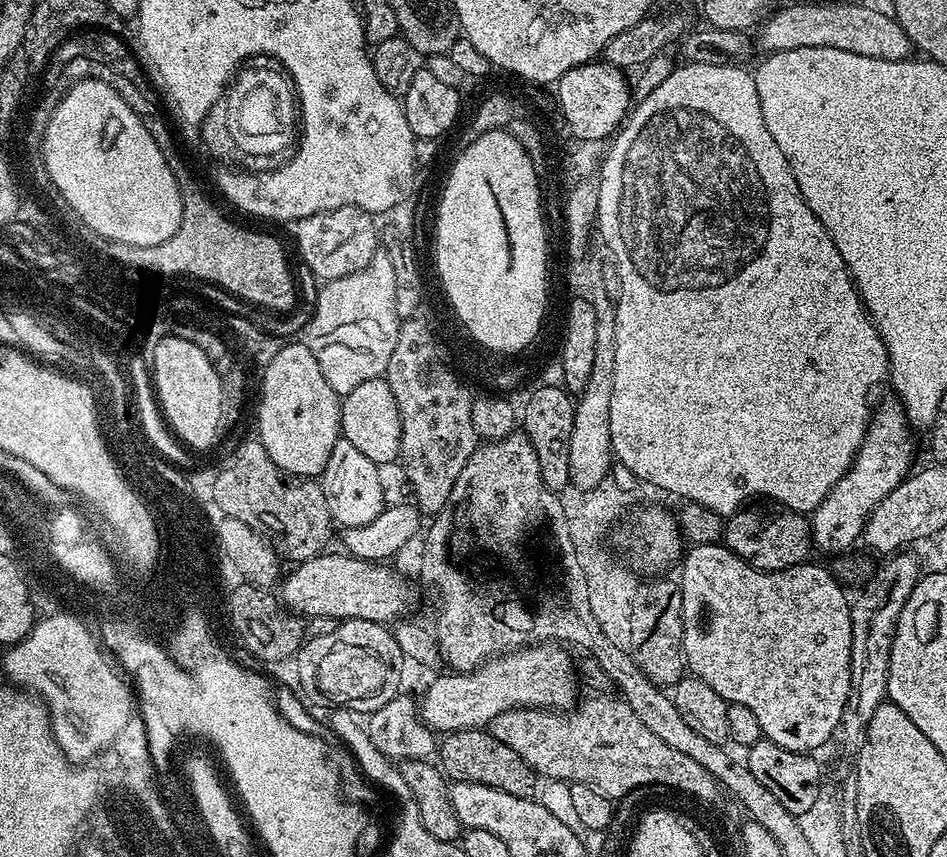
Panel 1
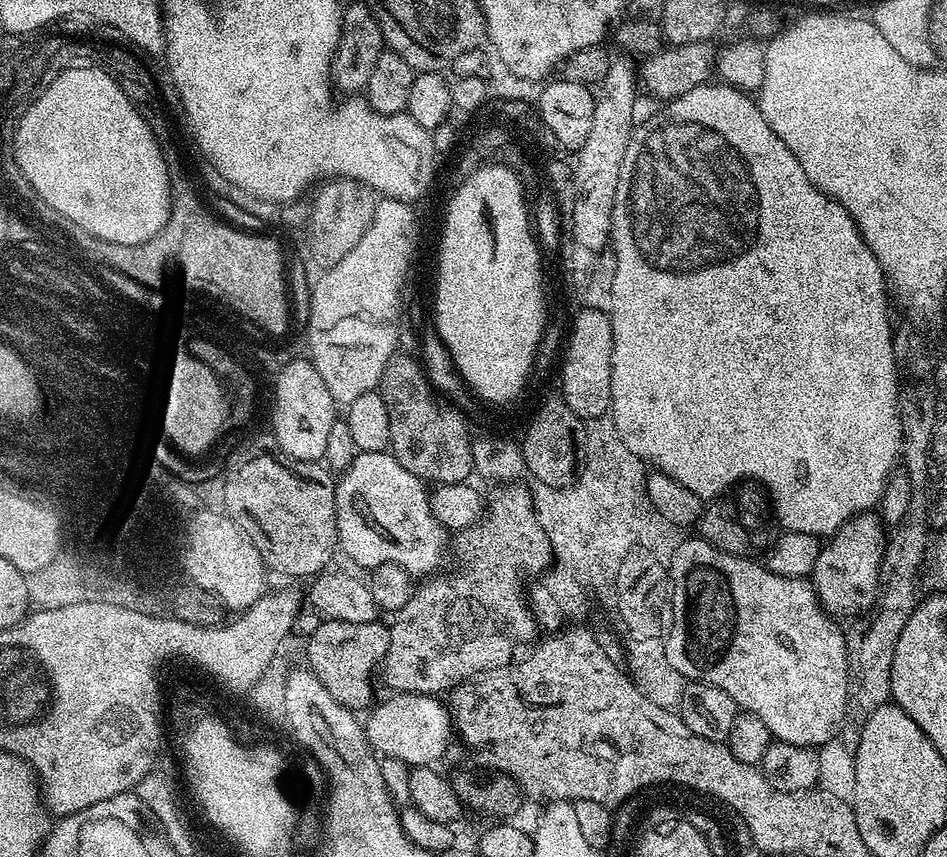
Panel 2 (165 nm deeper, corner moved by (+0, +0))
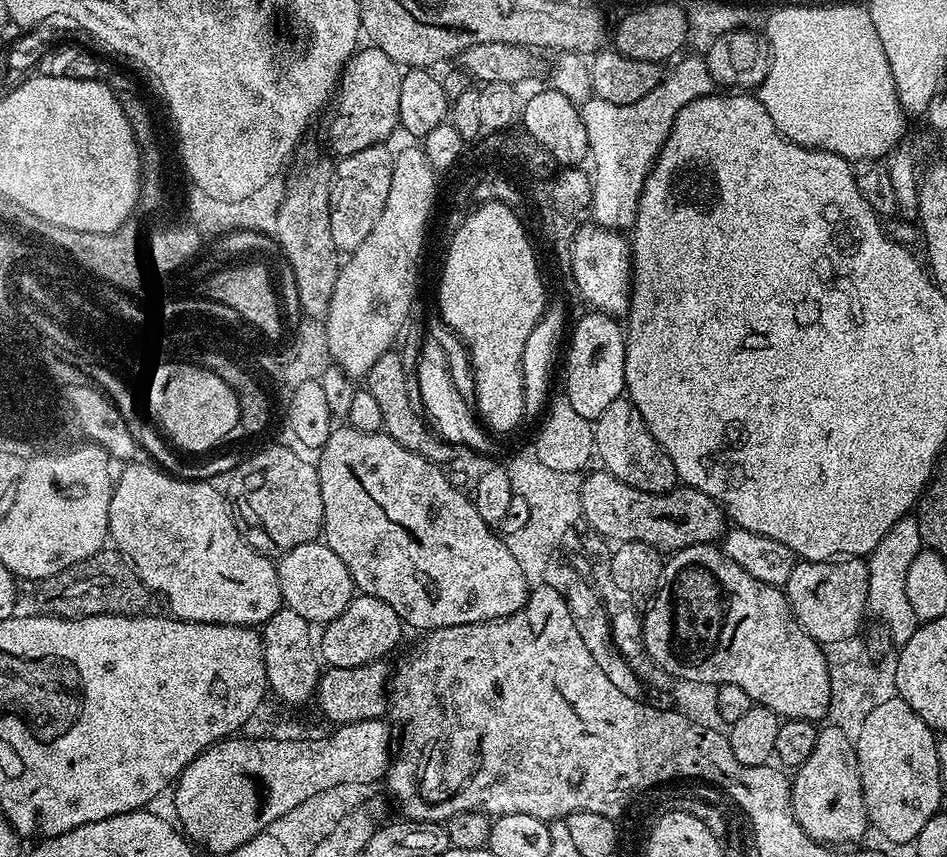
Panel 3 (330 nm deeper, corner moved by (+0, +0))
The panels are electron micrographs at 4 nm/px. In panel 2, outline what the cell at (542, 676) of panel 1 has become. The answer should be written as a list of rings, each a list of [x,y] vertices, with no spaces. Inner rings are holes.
[[[398,692],[389,697],[380,705],[377,703],[367,713],[368,720],[363,721],[364,732],[368,735],[368,744],[373,753],[412,768],[439,765],[439,760],[448,752],[448,743],[454,740],[449,705],[445,701],[443,704],[440,701],[443,699],[436,696],[423,696],[417,692]]]

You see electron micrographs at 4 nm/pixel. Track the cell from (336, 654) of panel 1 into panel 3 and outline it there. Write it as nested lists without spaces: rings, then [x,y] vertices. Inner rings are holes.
[[[353,595],[352,601],[329,624],[323,625],[318,636],[318,656],[328,668],[357,668],[372,660],[387,657],[387,652],[400,640],[402,621],[382,598]]]

